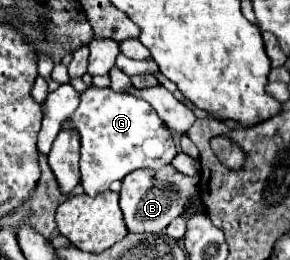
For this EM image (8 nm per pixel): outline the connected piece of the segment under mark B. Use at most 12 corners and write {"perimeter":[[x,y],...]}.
{"perimeter":[[165,165],[121,181],[131,233],[163,233],[199,175]]}

